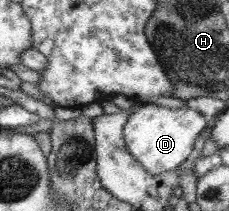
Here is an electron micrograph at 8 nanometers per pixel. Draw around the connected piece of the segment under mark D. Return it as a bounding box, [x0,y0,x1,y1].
[124,102,206,174]

